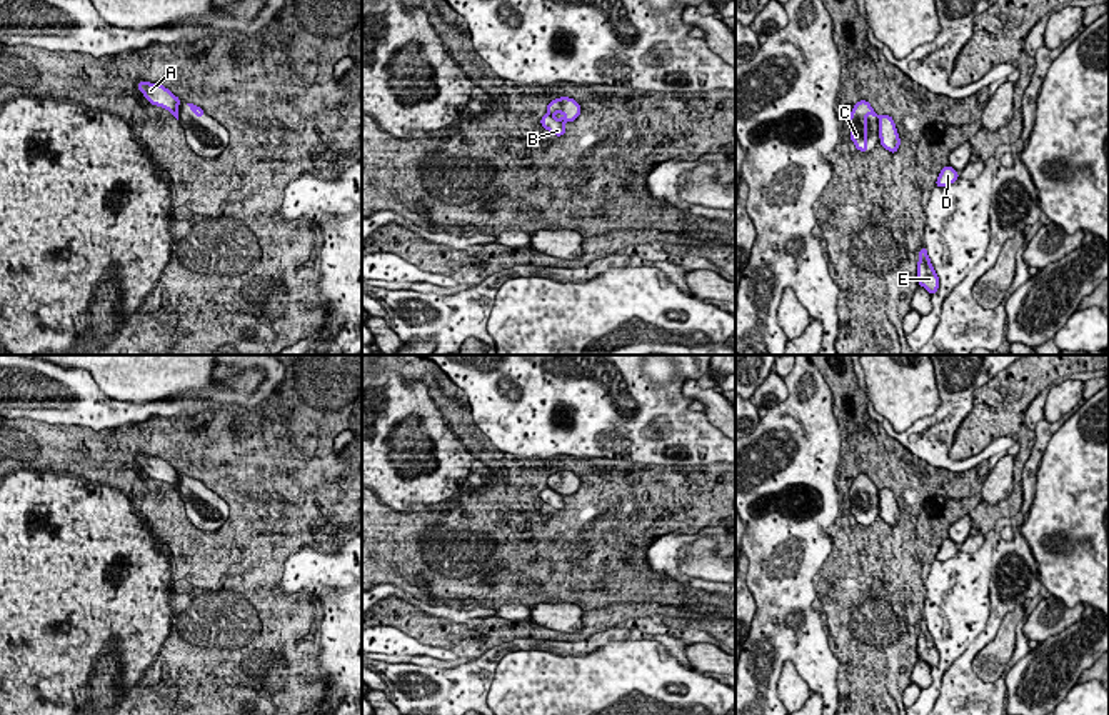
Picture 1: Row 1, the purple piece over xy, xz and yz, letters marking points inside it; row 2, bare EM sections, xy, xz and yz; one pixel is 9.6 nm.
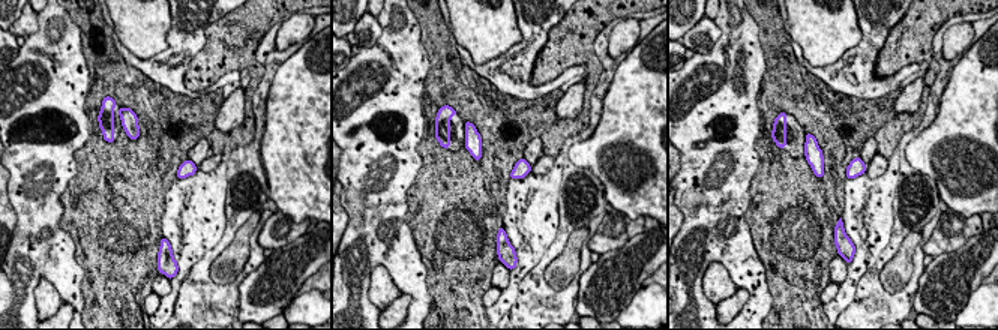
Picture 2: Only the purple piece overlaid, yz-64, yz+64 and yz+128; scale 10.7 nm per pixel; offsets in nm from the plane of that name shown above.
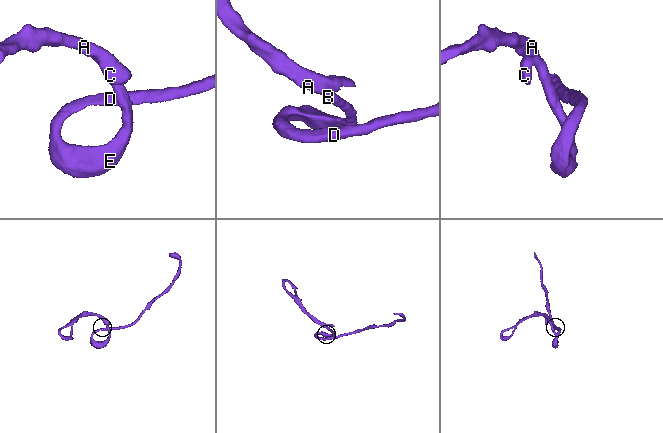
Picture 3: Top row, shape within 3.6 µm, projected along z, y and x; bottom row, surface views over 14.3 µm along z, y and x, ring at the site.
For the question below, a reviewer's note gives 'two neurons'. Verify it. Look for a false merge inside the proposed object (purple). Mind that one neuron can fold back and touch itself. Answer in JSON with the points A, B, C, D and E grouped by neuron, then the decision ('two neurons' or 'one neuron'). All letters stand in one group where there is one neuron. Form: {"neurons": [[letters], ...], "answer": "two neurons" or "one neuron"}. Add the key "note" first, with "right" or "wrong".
{"note": "wrong", "neurons": [["A", "B", "C", "D", "E"]], "answer": "one neuron"}

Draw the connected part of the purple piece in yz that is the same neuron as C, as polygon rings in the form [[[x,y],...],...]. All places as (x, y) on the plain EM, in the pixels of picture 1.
[[[859,473],[849,490],[851,498],[851,513],[854,515],[856,522],[861,525],[867,525],[867,488],[879,492],[879,510],[881,518],[889,523],[891,527],[896,527],[901,512],[896,502],[896,497],[891,488],[877,488],[869,475]]]

